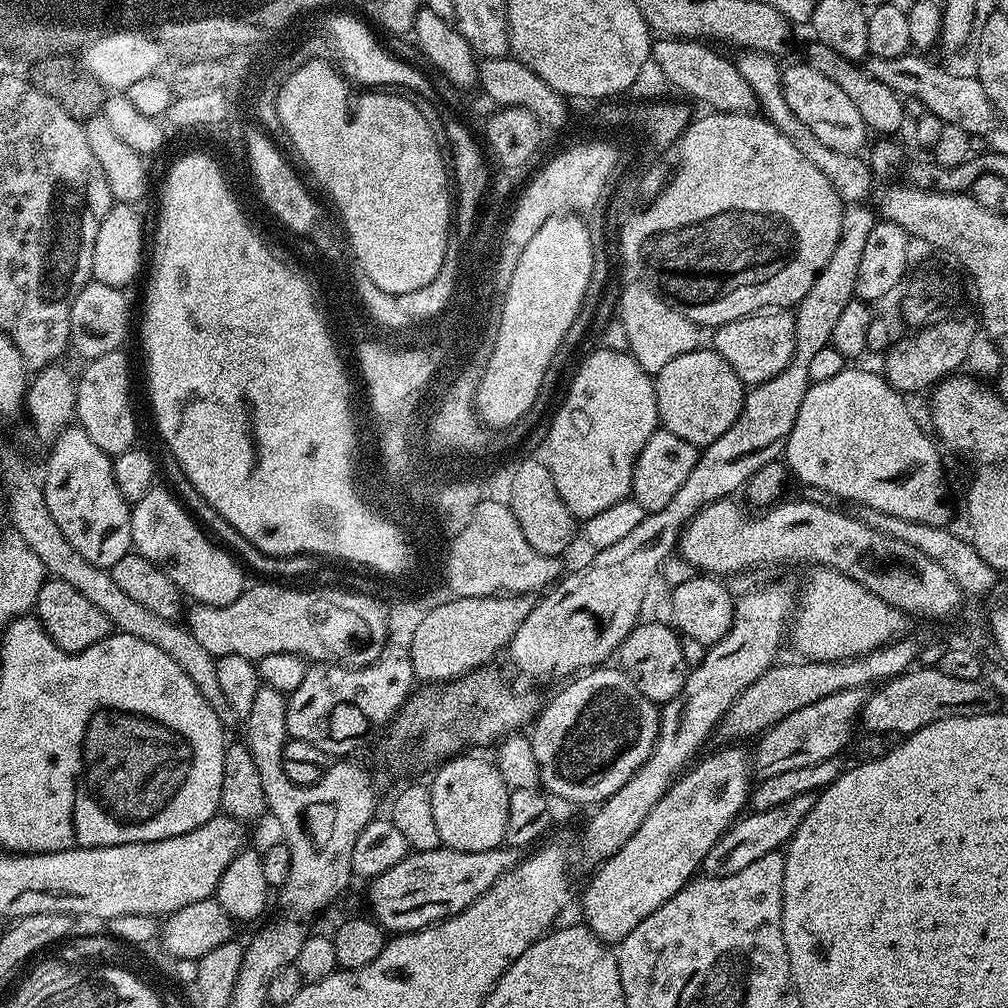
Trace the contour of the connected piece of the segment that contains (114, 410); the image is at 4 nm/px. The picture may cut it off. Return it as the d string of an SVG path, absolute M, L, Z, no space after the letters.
M121 350L102 354L102 358L94 358L83 365L84 373L76 380L76 410L75 419L79 427L90 434L90 442L98 446L98 450L108 453L111 457L122 454L125 450L133 447L136 440L136 416L132 413L132 376L128 373L127 351Z

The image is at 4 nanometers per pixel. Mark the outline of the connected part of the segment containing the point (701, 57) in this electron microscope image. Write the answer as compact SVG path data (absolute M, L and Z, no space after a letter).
M661 37L652 45L652 60L663 76L691 101L706 105L711 111L724 113L752 112L757 109L756 95L735 61L716 52L709 43L699 39Z

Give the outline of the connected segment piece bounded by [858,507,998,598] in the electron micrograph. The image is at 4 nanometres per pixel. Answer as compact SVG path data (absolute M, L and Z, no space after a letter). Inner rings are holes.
M865 507L859 509L858 518L863 524L870 526L870 530L878 530L878 534L886 534L890 538L898 538L898 542L906 542L906 546L914 546L914 550L922 550L926 558L934 558L934 562L938 562L938 566L942 566L942 570L946 570L946 574L950 574L954 582L958 582L960 591L965 597L988 596L995 590L996 579L998 579L996 569L990 566L990 562L986 562L986 558L982 558L982 554L978 554L975 546L965 537L963 540L962 537L955 536L950 530L951 527L926 526L922 522L894 518L894 514L882 514L882 510Z

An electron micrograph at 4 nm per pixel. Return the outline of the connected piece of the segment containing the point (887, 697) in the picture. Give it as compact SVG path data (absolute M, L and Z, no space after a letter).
M913 667L901 676L895 676L893 680L884 681L873 692L876 693L873 696L871 693L865 699L864 709L860 712L859 723L863 731L892 732L901 738L942 718L981 716L999 712L1002 708L1002 701L991 684L983 679L965 682L962 678L950 678L950 674L942 674L940 667Z

